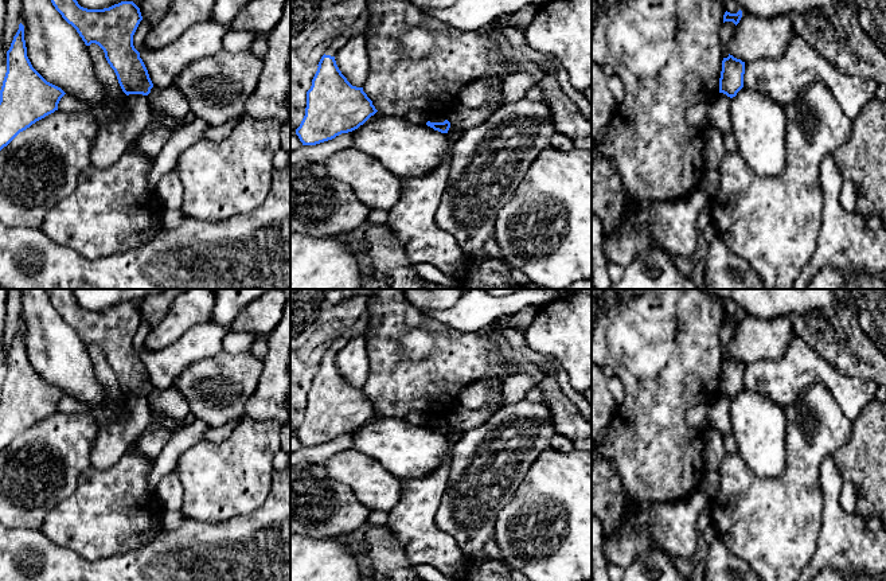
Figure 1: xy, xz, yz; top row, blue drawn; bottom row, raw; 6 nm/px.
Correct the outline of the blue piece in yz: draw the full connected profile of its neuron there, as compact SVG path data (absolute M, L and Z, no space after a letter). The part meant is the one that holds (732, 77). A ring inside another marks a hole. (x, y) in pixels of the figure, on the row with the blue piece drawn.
M729 54L722 61L719 93L733 98L743 87L745 62Z

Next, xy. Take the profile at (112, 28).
M51 0L62 17L71 24L86 46L98 44L114 70L122 91L148 95L153 83L133 46L133 35L143 20L133 1L121 1L104 9L87 9L77 0Z

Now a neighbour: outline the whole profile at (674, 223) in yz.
M700 182L691 192L675 200L647 202L624 211L621 231L627 234L643 229L645 235L656 238L672 257L690 258L699 234L698 217L710 199Z

